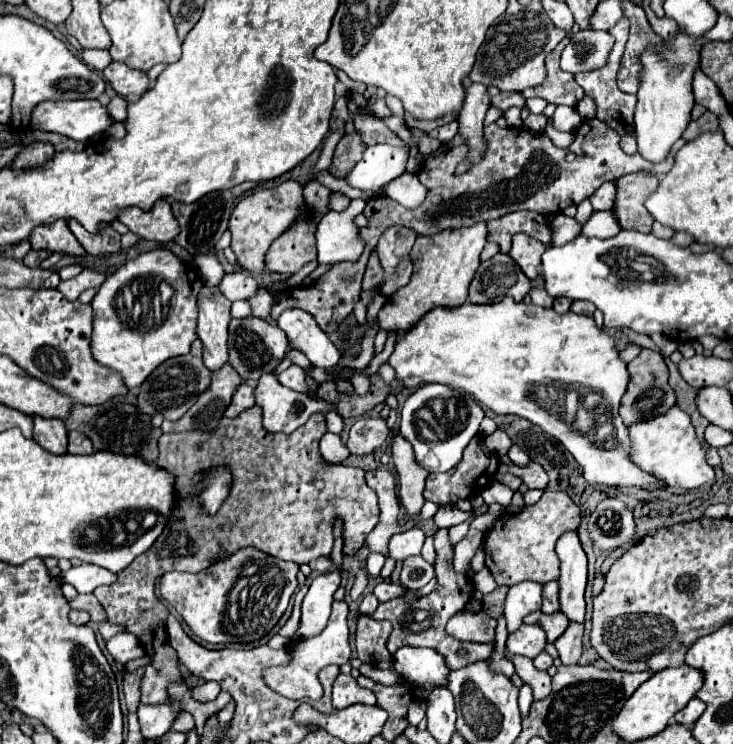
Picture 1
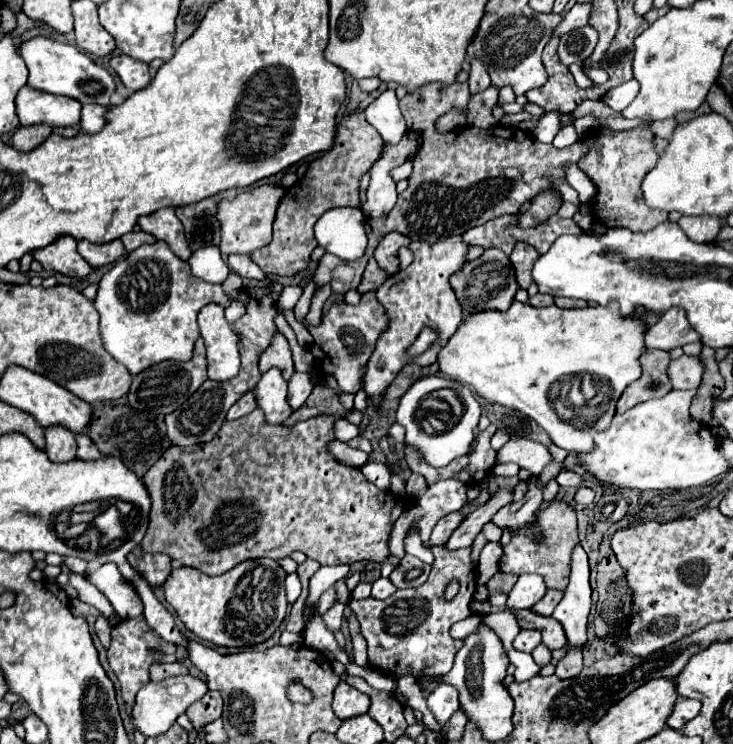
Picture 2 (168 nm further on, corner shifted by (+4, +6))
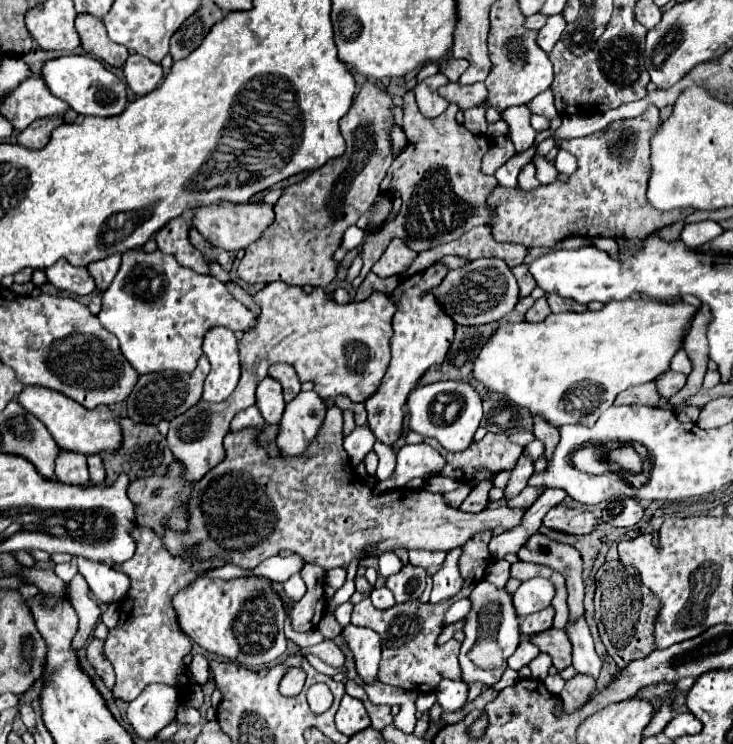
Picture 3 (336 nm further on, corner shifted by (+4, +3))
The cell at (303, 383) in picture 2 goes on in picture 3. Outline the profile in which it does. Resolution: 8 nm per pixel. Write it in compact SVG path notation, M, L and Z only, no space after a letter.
M300 392L292 402L288 402L276 438L280 452L284 456L302 454L308 440L316 436L316 428L320 428L324 414L324 400L316 392Z

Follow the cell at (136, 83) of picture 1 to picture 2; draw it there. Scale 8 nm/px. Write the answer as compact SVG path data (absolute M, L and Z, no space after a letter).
M116 55L110 59L110 67L118 73L118 77L122 79L122 83L128 89L144 89L150 83L150 67L144 61L136 61L128 55Z

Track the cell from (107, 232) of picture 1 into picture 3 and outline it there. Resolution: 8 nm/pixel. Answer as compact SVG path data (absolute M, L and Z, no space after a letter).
M114 254L114 256L108 256L106 260L96 260L92 264L86 266L88 272L94 276L96 280L96 288L98 290L104 290L108 288L108 284L114 280L118 268L120 268L120 254Z

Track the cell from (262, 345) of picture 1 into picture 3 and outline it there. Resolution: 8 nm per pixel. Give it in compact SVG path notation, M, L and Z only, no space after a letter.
M274 364L274 366L270 366L268 374L282 384L286 402L290 402L300 392L300 378L290 364Z

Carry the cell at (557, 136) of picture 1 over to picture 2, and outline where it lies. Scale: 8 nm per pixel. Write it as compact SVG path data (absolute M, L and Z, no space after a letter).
M571 124L560 128L552 144L558 149L564 149L575 143L578 139L579 137L575 131L574 125Z

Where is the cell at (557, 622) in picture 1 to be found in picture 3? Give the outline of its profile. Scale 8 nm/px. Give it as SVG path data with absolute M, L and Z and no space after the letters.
M548 628L544 632L538 632L534 636L528 636L528 640L532 644L536 644L542 652L548 652L552 656L552 664L562 670L566 666L572 664L570 660L570 654L572 654L572 646L570 646L570 640L566 636L564 630L560 628Z

